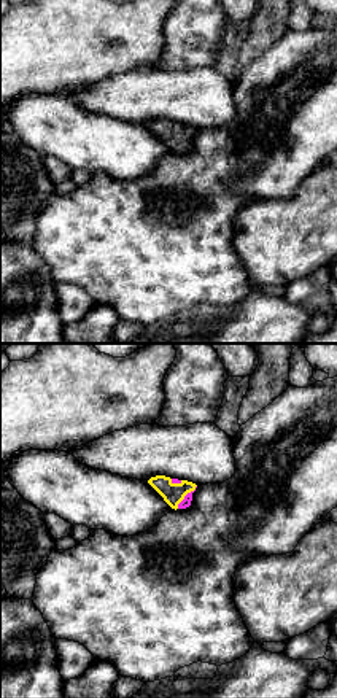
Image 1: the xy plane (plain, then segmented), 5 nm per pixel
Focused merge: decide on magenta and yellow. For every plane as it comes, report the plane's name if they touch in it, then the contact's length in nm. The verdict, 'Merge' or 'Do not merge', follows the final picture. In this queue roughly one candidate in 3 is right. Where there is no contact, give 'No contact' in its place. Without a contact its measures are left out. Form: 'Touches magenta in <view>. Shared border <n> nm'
Touches magenta in xy. Shared border 160 nm

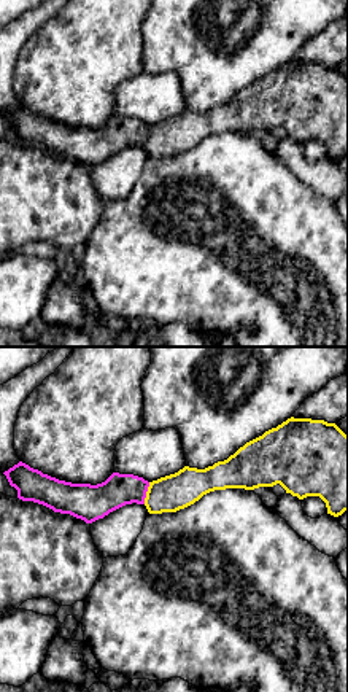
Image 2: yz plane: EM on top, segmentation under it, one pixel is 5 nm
Touches magenta in yz. Shared border 120 nm

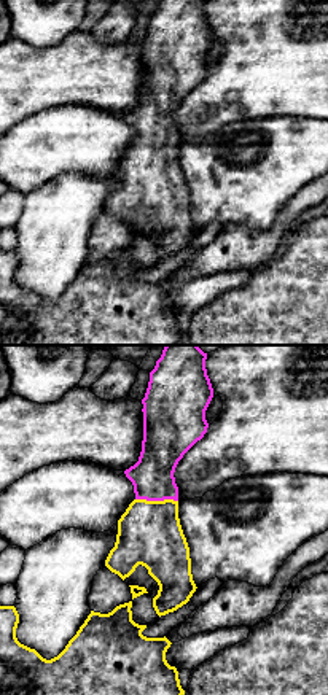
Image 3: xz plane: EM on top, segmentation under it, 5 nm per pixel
Touches magenta in xz. Shared border 220 nm

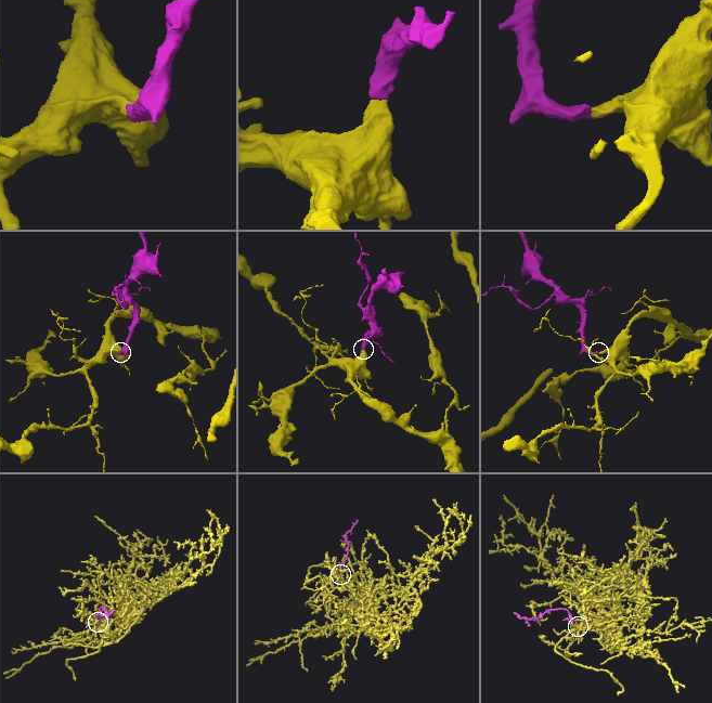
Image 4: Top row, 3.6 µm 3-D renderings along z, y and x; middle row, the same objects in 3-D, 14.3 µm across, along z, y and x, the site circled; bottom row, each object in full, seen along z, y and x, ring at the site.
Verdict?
Merge

